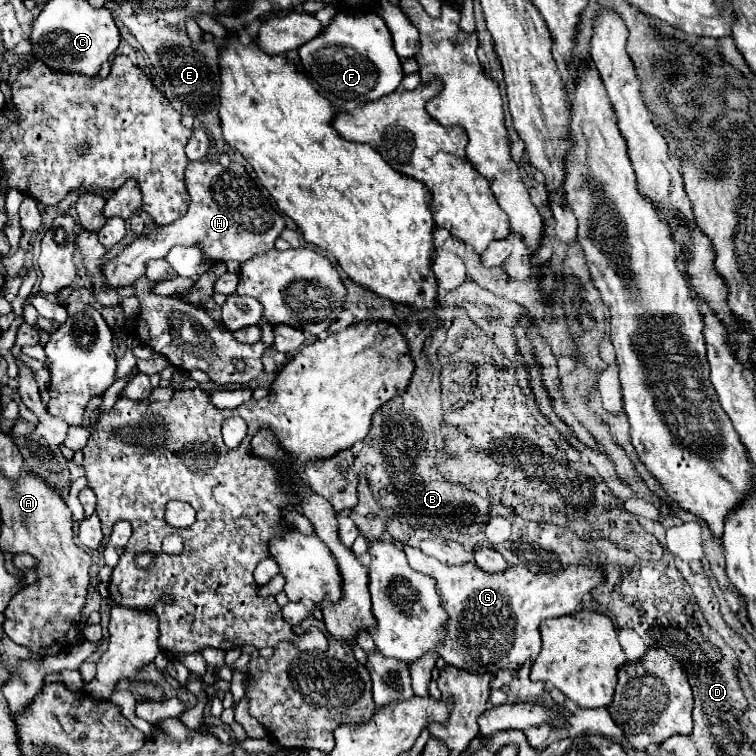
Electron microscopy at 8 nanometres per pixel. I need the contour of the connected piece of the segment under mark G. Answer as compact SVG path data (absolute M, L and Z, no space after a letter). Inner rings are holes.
M404 545L404 553L412 569L436 579L440 605L450 617L440 657L458 669L494 675L494 689L508 685L514 679L516 669L540 653L540 621L574 613L582 597L604 581L600 567L568 567L560 573L548 575L532 573L524 565L518 565L504 573L490 575L476 565L442 565L434 557L428 557L408 545Z

